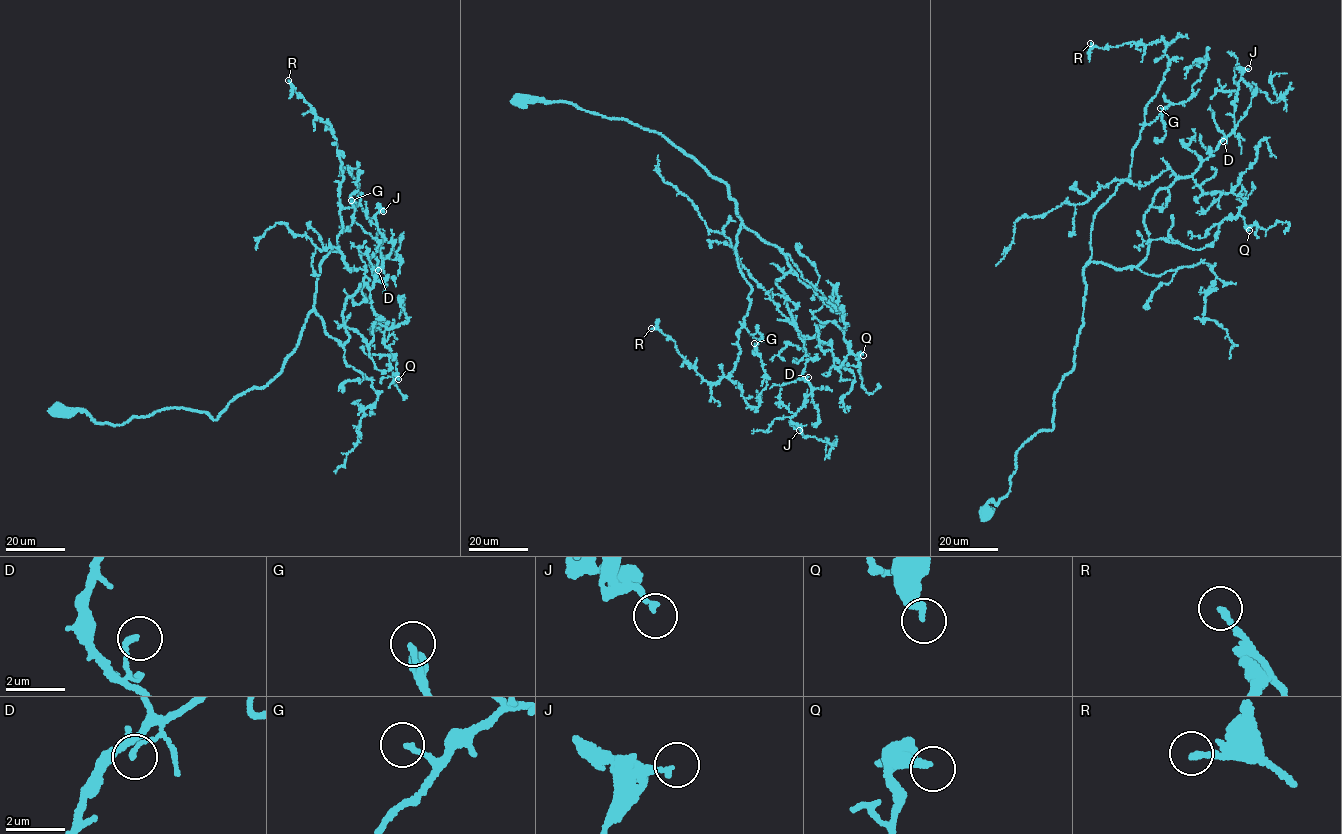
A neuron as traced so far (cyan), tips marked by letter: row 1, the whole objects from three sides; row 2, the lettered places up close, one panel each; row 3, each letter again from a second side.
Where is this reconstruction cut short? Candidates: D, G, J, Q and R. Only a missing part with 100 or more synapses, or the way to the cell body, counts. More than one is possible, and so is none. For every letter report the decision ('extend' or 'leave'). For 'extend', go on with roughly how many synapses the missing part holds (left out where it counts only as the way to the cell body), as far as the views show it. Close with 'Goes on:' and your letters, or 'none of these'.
D: leave
G: leave
J: leave
Q: leave
R: leave
Goes on: none of these

